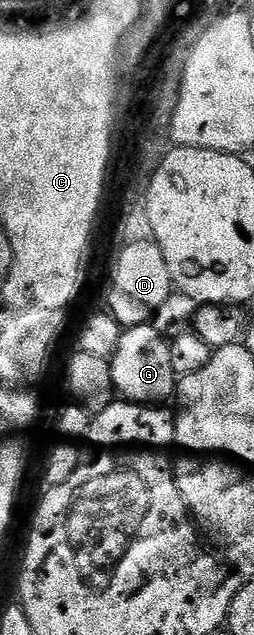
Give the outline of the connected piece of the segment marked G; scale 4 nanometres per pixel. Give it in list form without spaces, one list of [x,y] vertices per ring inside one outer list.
[[[152,325],[127,327],[120,337],[120,345],[110,360],[115,392],[123,400],[143,405],[158,405],[176,391],[176,377],[172,373],[172,353],[167,339]]]

